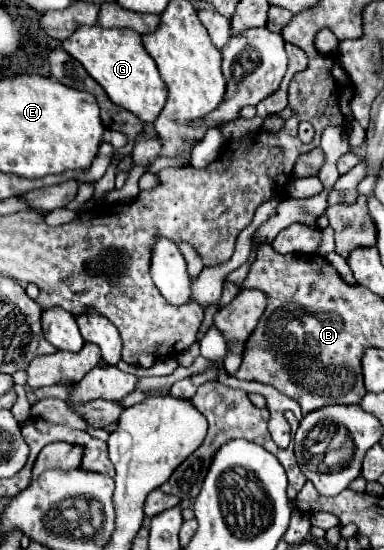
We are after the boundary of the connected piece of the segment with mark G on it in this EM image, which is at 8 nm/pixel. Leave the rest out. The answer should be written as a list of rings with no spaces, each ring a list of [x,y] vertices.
[[[79,26],[79,30],[75,30],[75,34],[63,42],[63,48],[85,66],[85,70],[103,86],[107,96],[117,106],[133,112],[147,124],[157,120],[167,100],[167,88],[137,32],[125,28],[109,30],[99,26]]]

